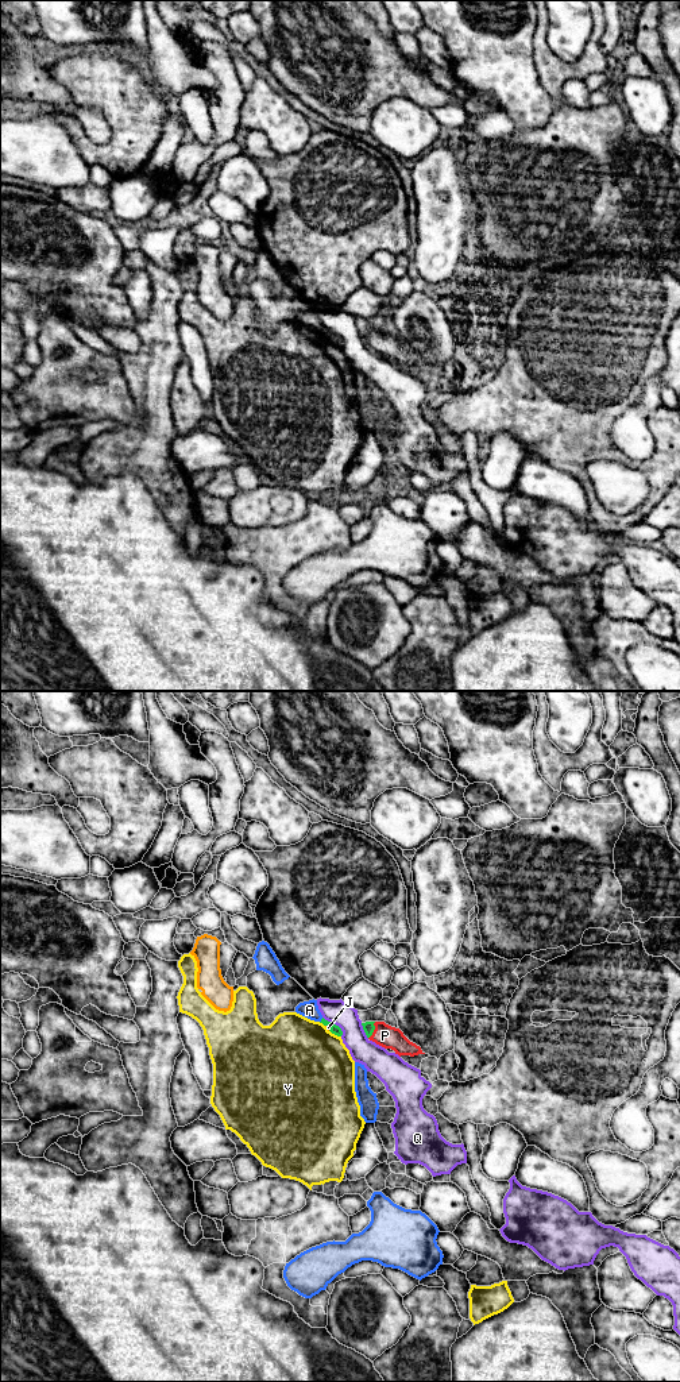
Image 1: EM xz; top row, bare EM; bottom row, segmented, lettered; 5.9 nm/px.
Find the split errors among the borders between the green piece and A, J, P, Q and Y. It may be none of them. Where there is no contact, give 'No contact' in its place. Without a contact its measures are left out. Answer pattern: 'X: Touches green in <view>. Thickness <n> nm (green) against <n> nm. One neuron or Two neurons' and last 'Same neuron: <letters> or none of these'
A: Touches green in xz. Thickness 60 nm (green) against 100 nm. Two neurons
J: Touches green in xz. Thickness 60 nm (green) against 20 nm. Two neurons
P: Touches green in xz. Thickness 70 nm (green) against 140 nm. One neuron
Q: Touches green in xz. Thickness 60 nm (green) against 150 nm. Two neurons
Y: Touches green in xz. Thickness 60 nm (green) against 500 nm. Two neurons
Same neuron: P

